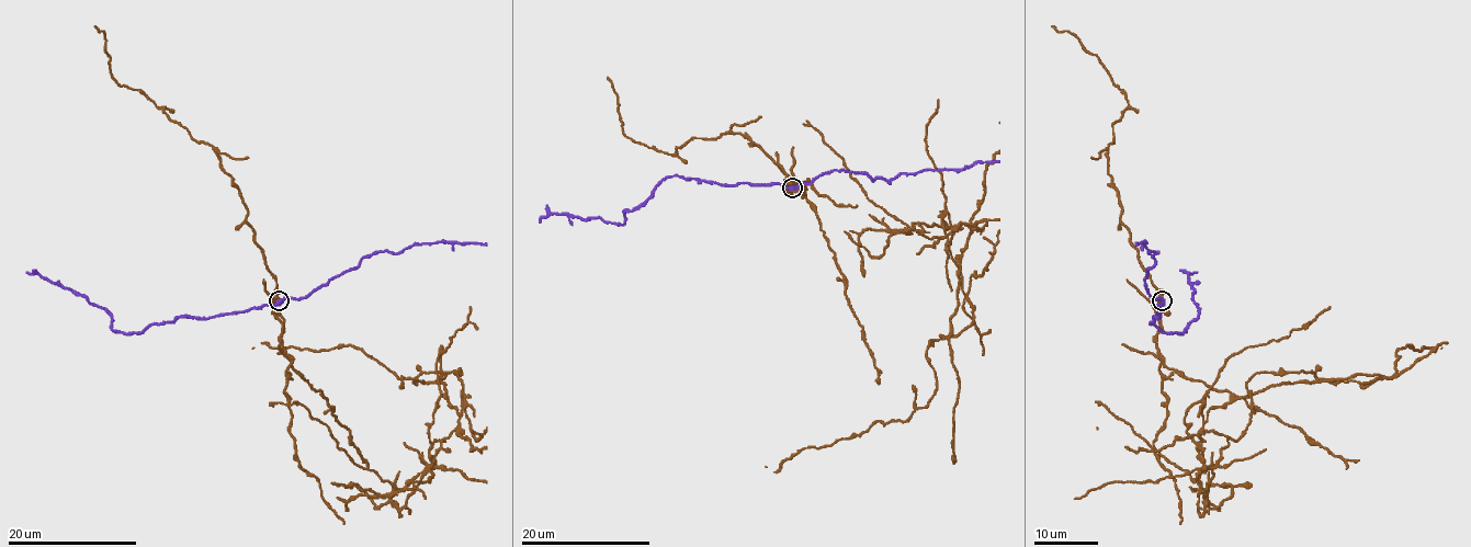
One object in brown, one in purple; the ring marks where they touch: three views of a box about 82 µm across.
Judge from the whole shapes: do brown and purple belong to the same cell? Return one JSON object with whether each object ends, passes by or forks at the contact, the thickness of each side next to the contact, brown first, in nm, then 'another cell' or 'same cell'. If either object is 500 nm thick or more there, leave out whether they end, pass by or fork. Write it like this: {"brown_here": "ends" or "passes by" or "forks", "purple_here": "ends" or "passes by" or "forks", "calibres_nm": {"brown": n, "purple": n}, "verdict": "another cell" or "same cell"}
{"brown_here": "forks", "purple_here": "passes by", "calibres_nm": {"brown": 280, "purple": 460}, "verdict": "another cell"}

